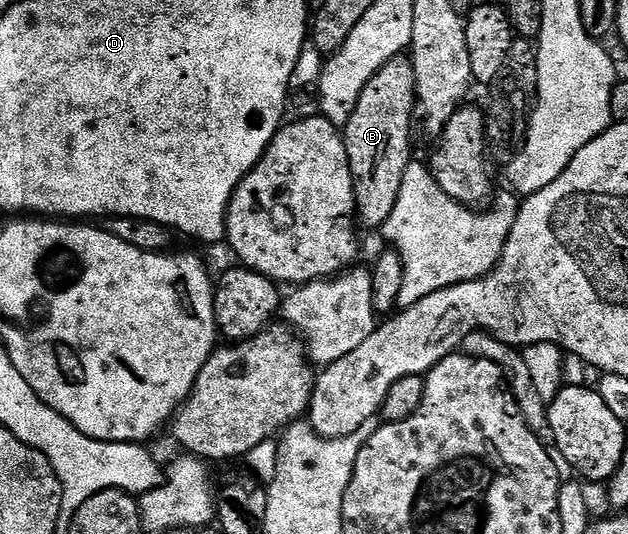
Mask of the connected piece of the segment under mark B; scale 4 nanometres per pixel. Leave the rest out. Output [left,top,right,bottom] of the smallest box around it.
[344,57,416,228]

